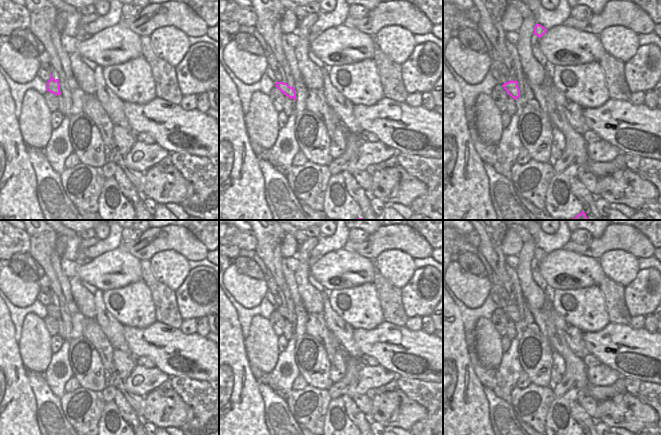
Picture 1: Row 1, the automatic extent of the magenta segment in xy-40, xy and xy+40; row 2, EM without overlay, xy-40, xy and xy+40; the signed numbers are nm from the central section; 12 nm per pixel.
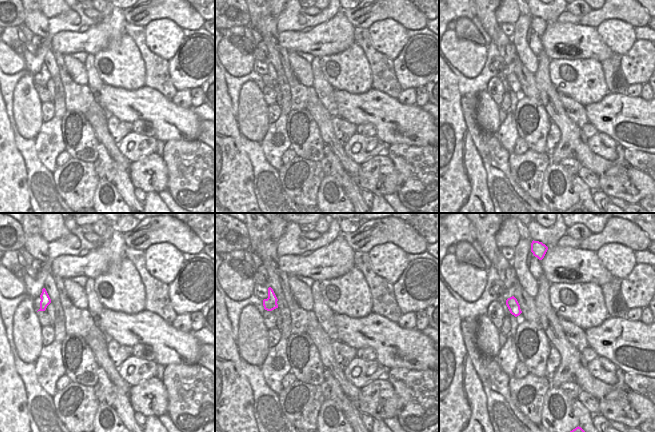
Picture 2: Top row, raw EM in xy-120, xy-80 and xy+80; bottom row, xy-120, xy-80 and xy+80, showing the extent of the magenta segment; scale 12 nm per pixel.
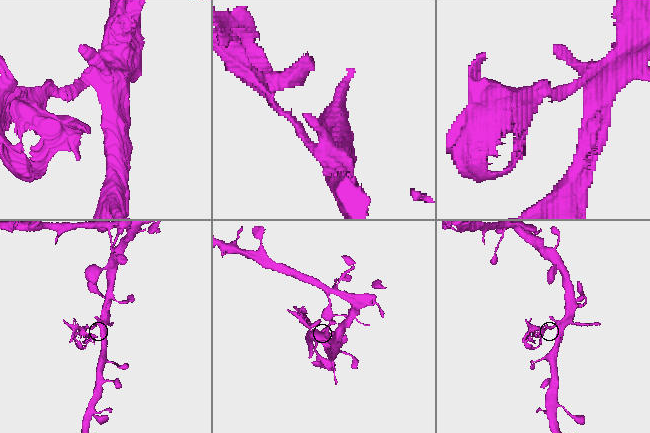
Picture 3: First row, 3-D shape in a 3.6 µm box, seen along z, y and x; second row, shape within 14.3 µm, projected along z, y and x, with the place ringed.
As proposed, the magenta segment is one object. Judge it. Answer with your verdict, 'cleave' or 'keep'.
cleave

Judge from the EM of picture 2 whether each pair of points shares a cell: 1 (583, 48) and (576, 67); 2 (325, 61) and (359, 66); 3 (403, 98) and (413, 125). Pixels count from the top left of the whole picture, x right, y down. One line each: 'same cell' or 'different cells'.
1: different cells
2: same cell
3: different cells

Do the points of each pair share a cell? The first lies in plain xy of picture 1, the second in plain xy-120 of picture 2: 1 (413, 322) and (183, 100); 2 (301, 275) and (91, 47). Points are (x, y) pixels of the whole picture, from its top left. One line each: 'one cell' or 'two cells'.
1: one cell
2: two cells

